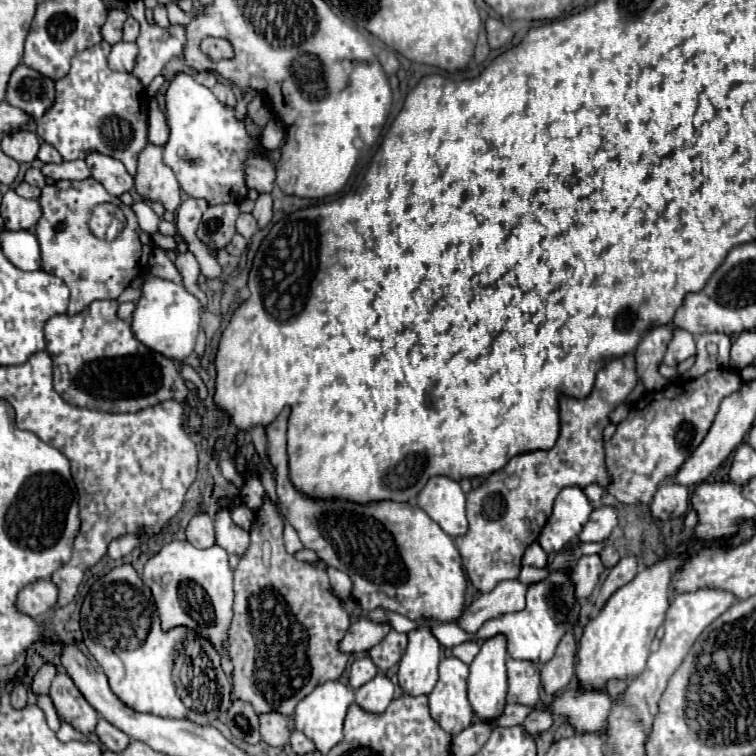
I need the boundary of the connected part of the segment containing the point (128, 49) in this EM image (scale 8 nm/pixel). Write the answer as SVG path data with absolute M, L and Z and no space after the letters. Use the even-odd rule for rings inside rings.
M126 41L116 43L108 55L108 65L114 71L132 73L132 67L136 65L136 43L126 43Z

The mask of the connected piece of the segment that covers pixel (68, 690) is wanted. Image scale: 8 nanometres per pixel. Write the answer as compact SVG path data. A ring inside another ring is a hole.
M60 673L54 677L52 687L50 687L50 699L58 711L60 721L70 723L76 731L84 735L96 729L98 713L82 697L82 693L76 689L76 685L66 673Z

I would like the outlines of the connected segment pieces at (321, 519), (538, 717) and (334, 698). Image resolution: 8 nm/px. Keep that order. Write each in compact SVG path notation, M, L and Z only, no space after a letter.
M288 409L266 429L268 457L276 467L280 511L298 531L304 547L314 549L328 567L344 571L354 581L352 597L364 611L382 607L412 621L420 621L420 617L432 623L458 621L466 609L466 575L454 539L420 507L410 503L380 501L358 505L350 501L316 501L298 493L288 479L286 419Z
M534 709L522 723L522 727L528 731L528 735L538 737L542 731L546 731L552 725L552 717L548 711L542 709Z
M326 681L296 705L294 725L298 731L302 731L306 737L314 741L316 749L322 755L328 755L328 751L342 739L342 725L350 705L354 705L354 691L340 681Z

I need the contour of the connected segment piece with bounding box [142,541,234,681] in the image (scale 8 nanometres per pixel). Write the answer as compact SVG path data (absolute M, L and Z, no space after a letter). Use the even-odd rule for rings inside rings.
M172 541L164 545L146 565L142 581L150 587L158 615L162 619L162 631L172 627L188 627L196 635L208 639L216 651L220 651L220 663L228 678L232 679L233 664L228 655L228 627L232 621L232 571L228 567L228 553L214 545L210 549L196 549L188 541Z

